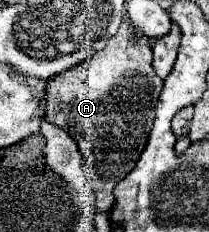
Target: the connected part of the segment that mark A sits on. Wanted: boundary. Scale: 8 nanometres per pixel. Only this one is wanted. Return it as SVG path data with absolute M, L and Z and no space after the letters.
M124 16L120 30L108 40L106 48L84 60L84 64L48 80L46 120L72 132L82 150L88 180L96 192L96 208L104 214L114 204L114 186L136 166L146 148L156 100L162 90L162 80L154 76L152 44L148 40L132 40L128 16Z

